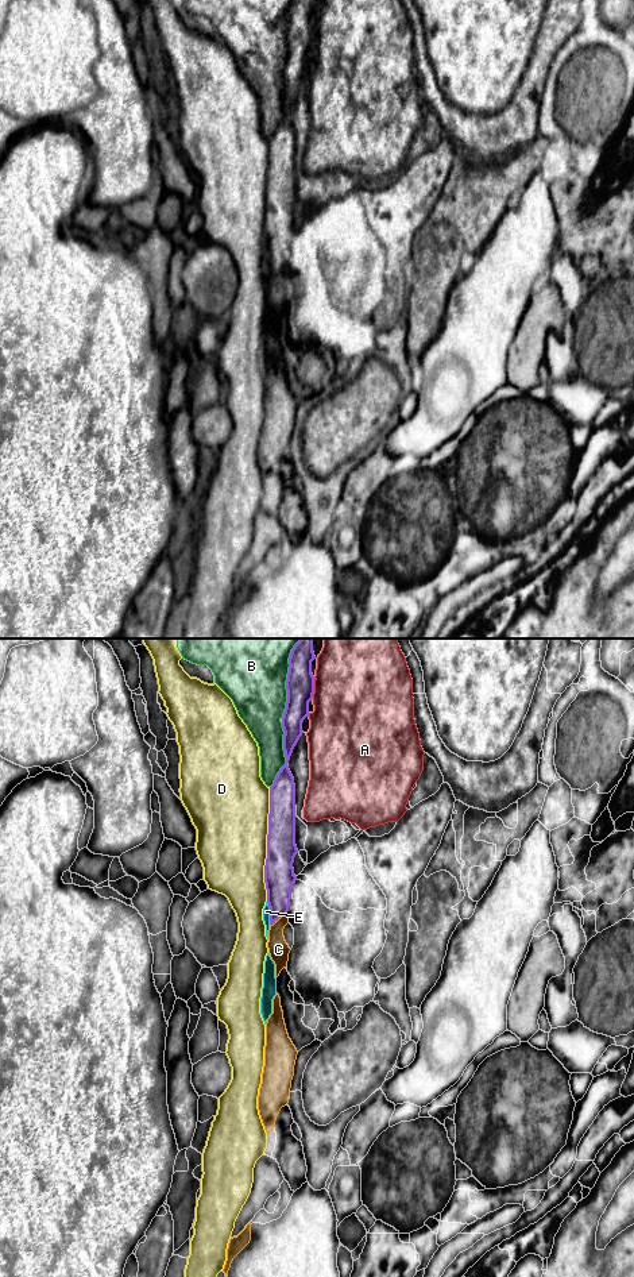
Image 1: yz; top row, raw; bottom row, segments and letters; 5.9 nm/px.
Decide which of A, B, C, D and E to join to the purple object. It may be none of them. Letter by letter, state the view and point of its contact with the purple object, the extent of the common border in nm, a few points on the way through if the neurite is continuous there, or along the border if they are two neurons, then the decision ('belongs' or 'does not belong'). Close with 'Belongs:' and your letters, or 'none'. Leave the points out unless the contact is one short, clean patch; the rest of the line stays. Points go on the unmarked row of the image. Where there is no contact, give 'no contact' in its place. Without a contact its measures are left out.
A: meets purple in yz at (313, 39); contact 140 nm long; does not belong
B: meets purple in yz at (286, 35); contact 420 nm long; does not belong
C: meets purple in yz at (278, 270); contact 120 nm long; runs through yz (279, 228), (278, 270), (278, 301); belongs
D: meets purple in yz at (267, 196); contact 700 nm long; does not belong
E: meets purple in yz at (270, 265); contact 140 nm long; border along yz (266, 254), (270, 276); does not belong
Belongs: C

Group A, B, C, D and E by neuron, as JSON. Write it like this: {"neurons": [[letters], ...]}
{"neurons": [["A"], ["B", "E"], ["C"], ["D"]]}

